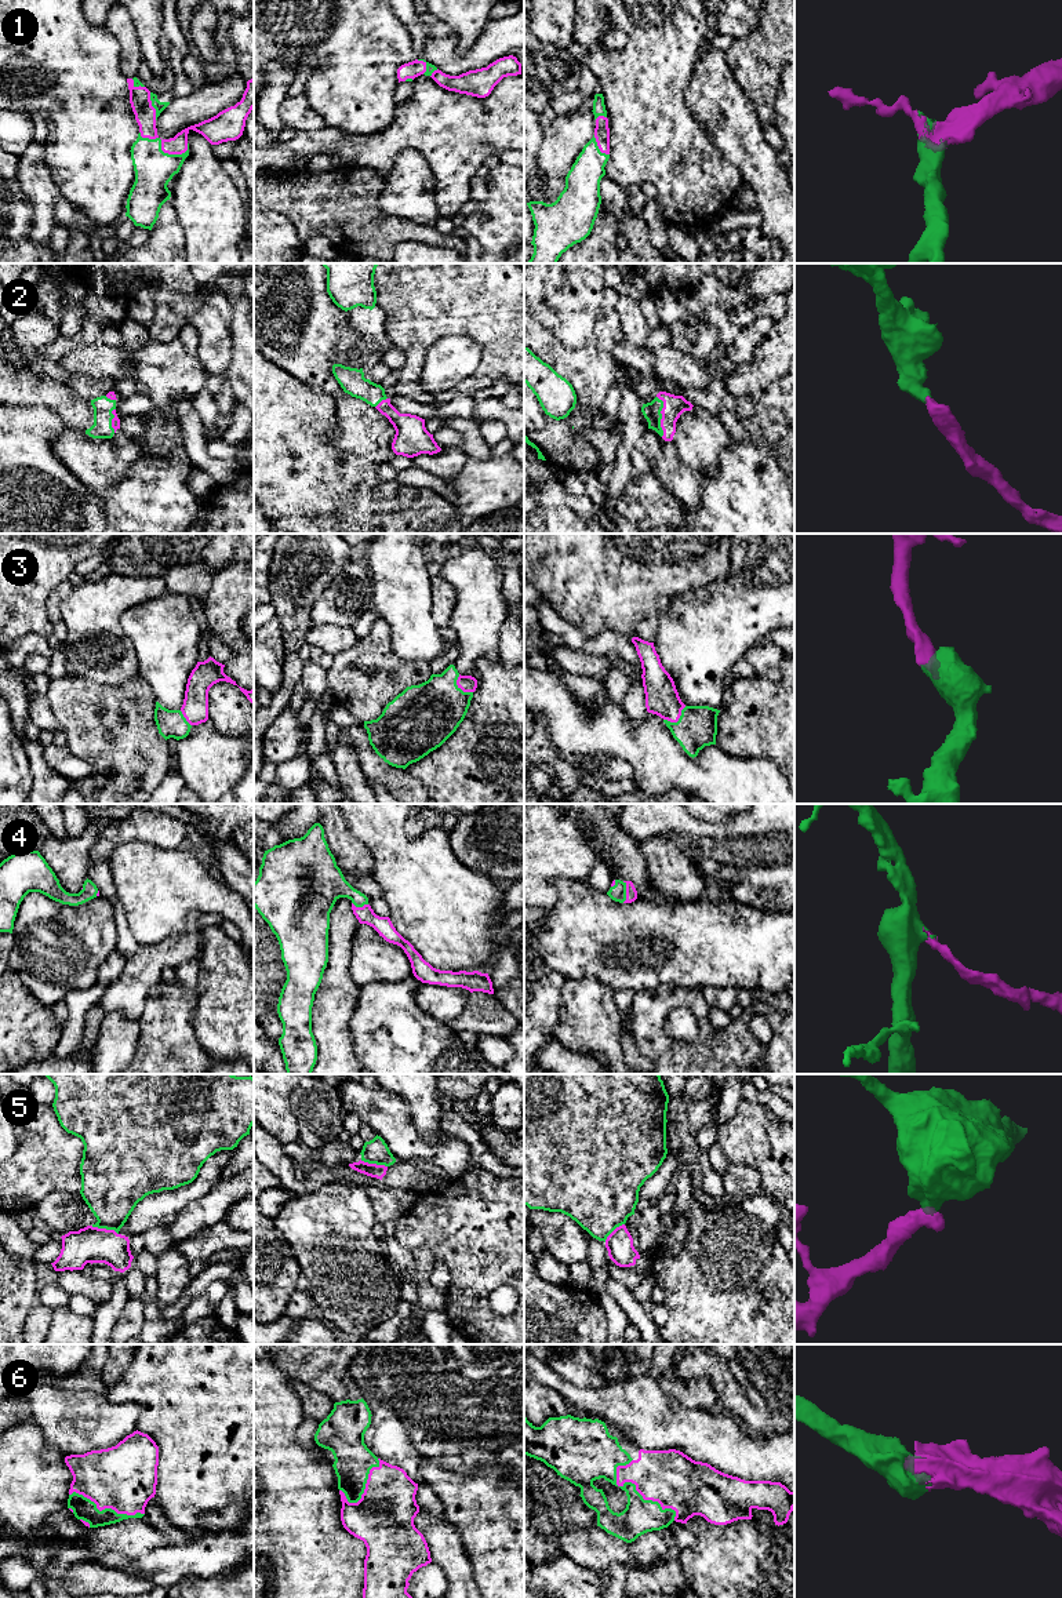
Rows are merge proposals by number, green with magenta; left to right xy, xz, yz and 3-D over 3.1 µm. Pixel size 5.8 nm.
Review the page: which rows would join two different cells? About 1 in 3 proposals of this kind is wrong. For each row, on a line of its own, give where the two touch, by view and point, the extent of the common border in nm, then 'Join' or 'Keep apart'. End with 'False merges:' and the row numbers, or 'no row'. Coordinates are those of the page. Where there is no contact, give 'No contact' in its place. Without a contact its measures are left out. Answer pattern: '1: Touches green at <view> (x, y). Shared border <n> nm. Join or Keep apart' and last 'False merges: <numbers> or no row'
1: Touches green at xy (160, 146). Shared border 300 nm. Join
2: Touches green at yz (661, 417). Shared border 240 nm. Join
3: Touches green at yz (679, 720). Shared border 160 nm. Join
4: Touches green at yz (625, 892). Shared border 130 nm. Join
5: Touches green at xy (105, 1227). Shared border 170 nm. Keep apart
6: Touches green at yz (640, 1495). Shared border 460 nm. Join
False merges: 5

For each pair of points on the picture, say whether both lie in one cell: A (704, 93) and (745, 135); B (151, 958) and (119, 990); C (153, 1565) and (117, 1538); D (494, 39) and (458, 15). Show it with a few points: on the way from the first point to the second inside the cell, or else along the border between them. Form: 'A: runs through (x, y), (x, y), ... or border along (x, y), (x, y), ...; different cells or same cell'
A: runs through (715, 99), (734, 124); same cell
B: runs through (145, 967), (127, 986); same cell
C: border along (170, 1543), (142, 1557), (111, 1553); different cells
D: border along (488, 21), (471, 46), (462, 51), (457, 50); different cells

